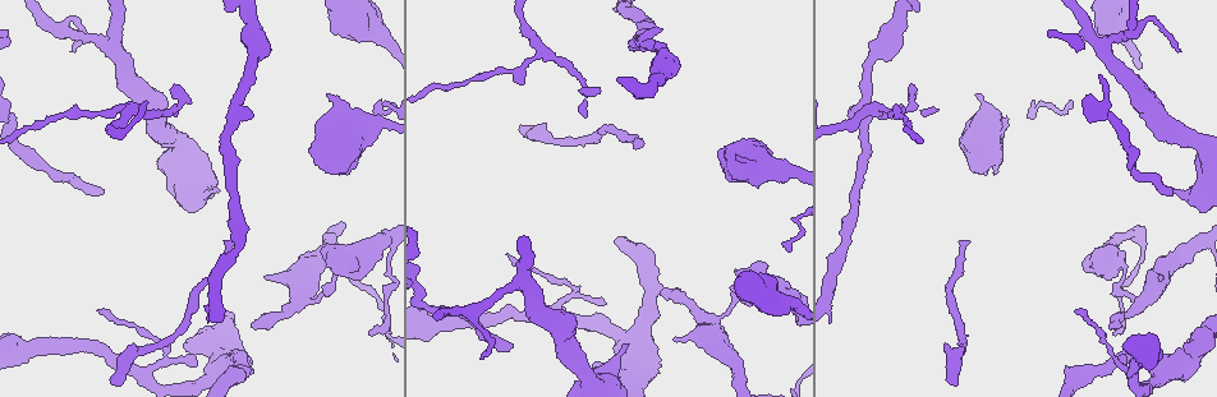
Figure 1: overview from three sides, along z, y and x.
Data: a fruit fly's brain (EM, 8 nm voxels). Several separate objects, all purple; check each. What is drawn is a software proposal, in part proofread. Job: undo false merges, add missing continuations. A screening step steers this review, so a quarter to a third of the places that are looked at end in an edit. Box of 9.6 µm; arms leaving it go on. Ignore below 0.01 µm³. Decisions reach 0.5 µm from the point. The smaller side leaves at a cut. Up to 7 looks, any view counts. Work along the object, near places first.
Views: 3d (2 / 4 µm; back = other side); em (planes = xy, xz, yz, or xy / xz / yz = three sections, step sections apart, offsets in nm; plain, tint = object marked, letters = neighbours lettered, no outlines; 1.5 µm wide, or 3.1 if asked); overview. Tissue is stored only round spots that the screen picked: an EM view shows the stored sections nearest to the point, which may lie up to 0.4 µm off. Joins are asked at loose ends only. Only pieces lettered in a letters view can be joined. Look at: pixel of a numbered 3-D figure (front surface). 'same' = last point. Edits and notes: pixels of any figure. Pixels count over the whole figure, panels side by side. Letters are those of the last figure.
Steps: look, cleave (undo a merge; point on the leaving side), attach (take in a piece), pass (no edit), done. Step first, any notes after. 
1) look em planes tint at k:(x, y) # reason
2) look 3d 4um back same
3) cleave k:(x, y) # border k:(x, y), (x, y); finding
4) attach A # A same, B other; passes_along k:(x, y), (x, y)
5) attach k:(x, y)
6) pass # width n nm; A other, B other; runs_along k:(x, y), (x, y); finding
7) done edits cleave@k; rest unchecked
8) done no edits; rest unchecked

look em planes plain at 1:(251, 116)

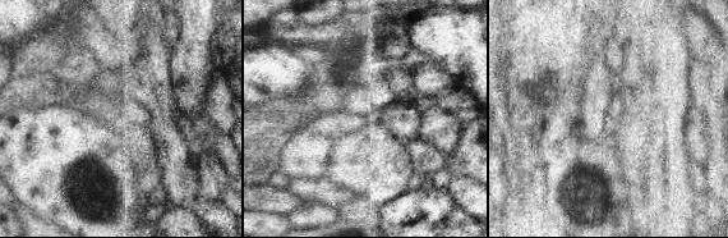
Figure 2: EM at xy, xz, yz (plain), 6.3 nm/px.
look em planes letters same # what lies round it

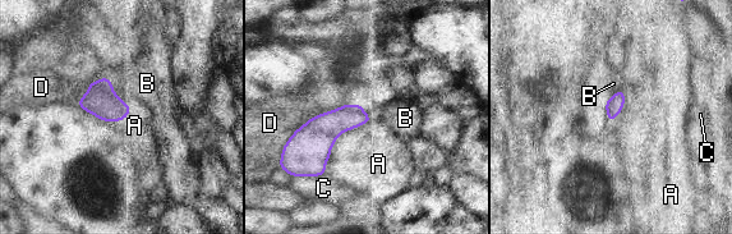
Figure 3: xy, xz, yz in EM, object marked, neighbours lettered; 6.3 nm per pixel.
pass # longest_contact A 460 nm; A other, B other, C other, D other; border 3:(372, 119), (337, 137), (325, 173); none of them fits

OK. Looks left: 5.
look em planes letters at 1:(966, 243) # end of a long branch

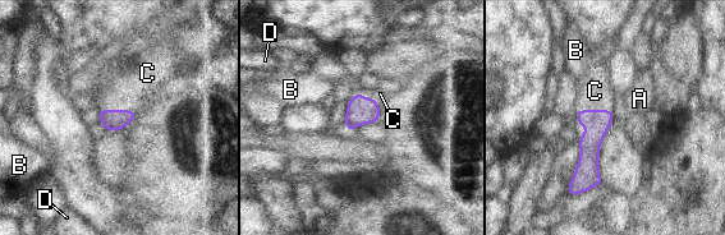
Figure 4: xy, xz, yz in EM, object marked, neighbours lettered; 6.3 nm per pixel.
attach C # width 130 nm; A other, B other, C same, D other; passes_along 4:(597, 121), (581, 110), (595, 91); it goes on there

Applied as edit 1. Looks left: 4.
look 3d 2um at 1:(1077, 311) # thin end

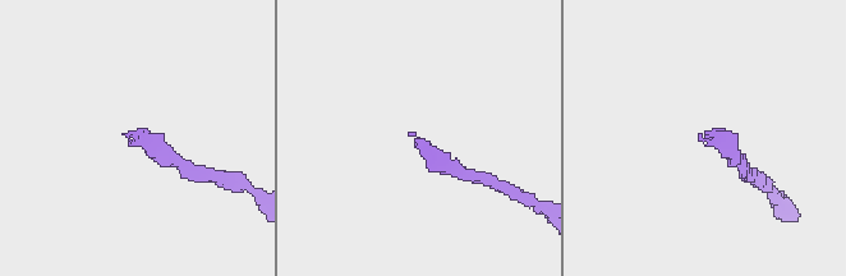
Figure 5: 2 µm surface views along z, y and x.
look em xy step 8 letters at 5:(698, 137) # now the EM

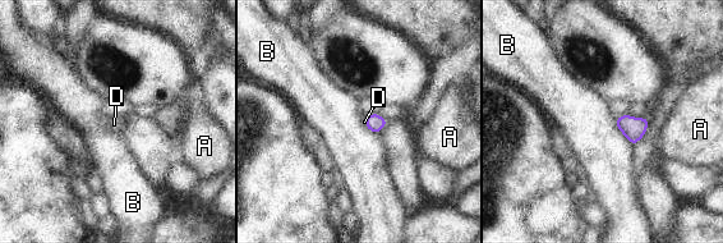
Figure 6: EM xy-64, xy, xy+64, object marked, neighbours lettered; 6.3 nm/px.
look em planes letters same # cut it another way

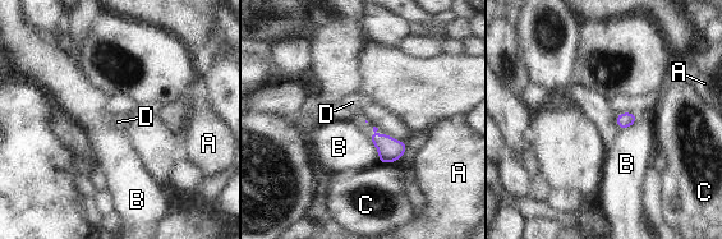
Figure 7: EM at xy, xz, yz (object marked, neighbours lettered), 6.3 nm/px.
attach D # A other, B other, C other, D same; passes_along 7:(394, 150), (376, 131), (352, 102); it goes on there

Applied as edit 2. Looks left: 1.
done edits attach@4, attach@7; rest unchecked

